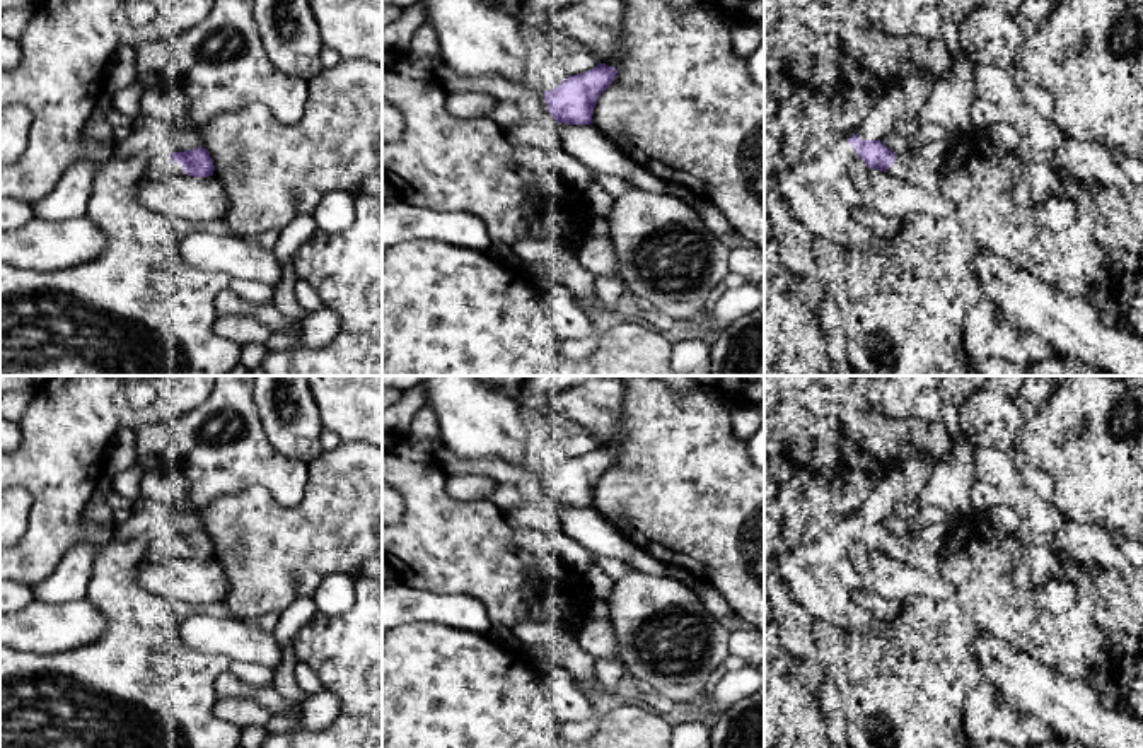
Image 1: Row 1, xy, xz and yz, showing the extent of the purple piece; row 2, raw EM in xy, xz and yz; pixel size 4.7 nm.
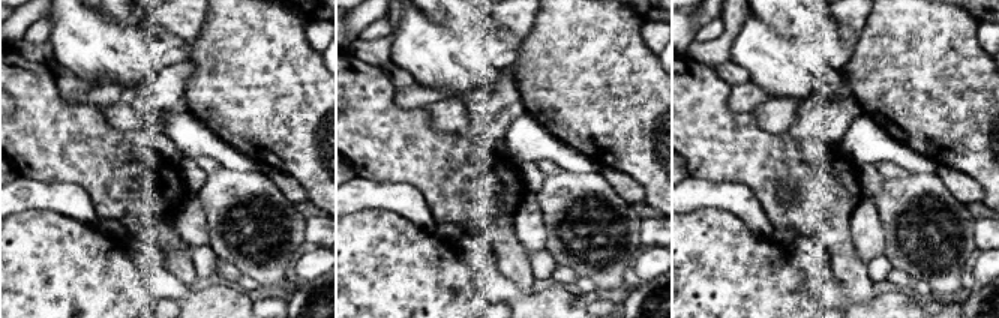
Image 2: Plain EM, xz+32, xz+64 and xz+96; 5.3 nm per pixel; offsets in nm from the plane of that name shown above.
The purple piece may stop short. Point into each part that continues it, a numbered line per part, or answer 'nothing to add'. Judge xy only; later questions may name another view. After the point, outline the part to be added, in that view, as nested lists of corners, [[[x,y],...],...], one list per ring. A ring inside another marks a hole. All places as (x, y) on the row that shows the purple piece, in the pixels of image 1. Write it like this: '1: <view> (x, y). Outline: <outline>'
1: xy (161, 168). Outline: [[[155,155],[145,167],[142,179],[164,181],[183,176],[188,176],[183,164],[174,162],[169,155]]]

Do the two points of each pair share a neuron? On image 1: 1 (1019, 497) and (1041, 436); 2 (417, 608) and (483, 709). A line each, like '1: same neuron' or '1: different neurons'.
1: different neurons
2: different neurons

